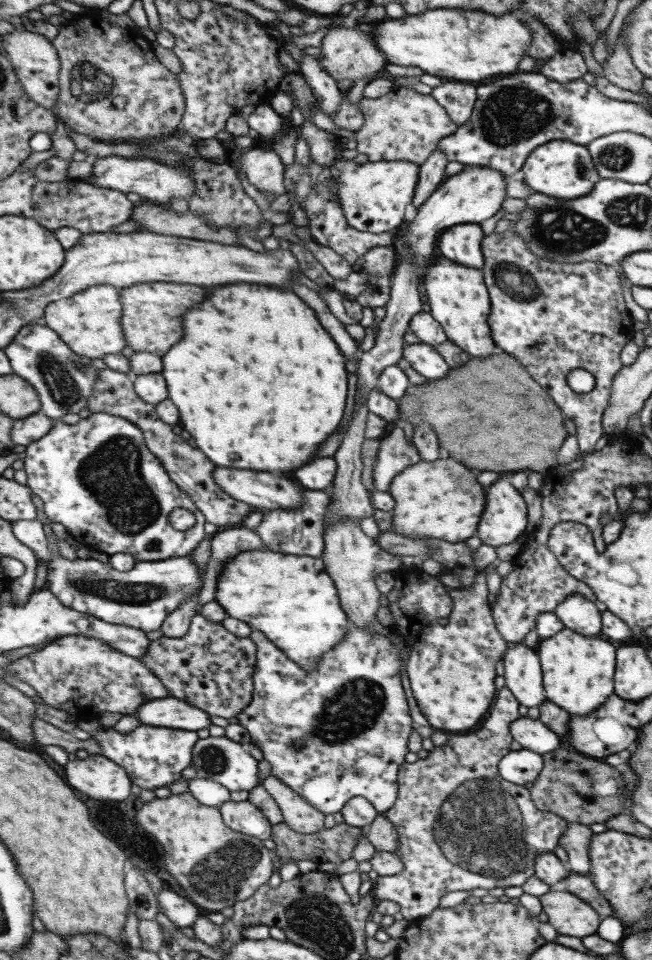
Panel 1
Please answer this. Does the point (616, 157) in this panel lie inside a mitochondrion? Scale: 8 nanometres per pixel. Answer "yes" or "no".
yes

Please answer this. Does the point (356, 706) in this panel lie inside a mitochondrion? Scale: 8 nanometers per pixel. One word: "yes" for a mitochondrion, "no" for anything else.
yes

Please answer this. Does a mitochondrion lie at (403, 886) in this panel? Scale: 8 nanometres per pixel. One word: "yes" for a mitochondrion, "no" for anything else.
no

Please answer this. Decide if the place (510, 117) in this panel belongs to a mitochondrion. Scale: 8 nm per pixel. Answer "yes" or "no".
yes

